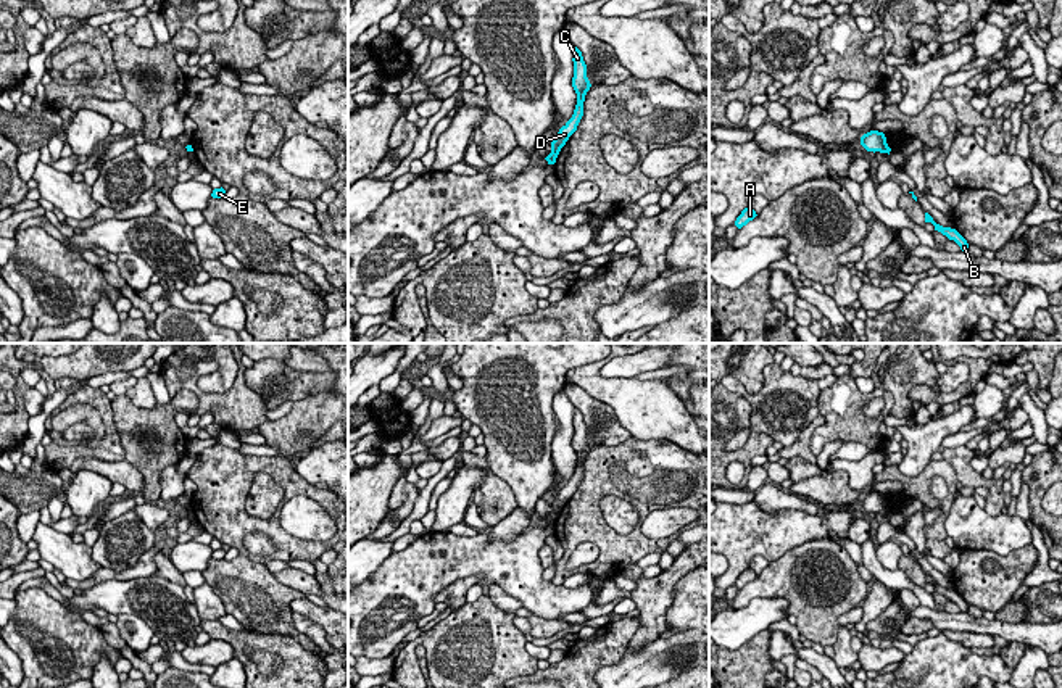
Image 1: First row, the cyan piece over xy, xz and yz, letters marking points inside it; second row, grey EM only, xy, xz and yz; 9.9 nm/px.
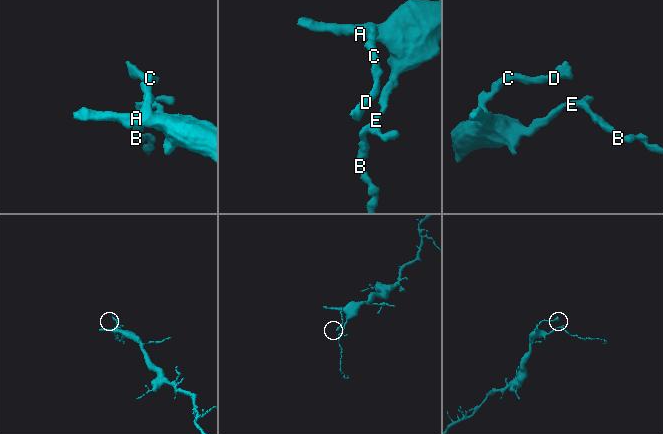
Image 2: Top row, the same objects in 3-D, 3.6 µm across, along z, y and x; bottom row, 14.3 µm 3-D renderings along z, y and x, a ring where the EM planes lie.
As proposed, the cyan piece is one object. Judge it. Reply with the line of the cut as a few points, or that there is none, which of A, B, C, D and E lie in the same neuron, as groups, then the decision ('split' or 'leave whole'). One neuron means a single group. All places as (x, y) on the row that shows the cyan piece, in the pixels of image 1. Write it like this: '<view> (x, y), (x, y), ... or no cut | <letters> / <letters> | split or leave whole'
no cut | A B C D E | leave whole

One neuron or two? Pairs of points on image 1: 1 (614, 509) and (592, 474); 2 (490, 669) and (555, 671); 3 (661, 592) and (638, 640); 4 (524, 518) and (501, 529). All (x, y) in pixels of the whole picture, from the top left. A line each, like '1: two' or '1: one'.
1: two
2: two
3: one
4: one

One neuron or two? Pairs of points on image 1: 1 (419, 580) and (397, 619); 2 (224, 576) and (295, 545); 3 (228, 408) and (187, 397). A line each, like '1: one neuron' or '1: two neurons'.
1: one neuron
2: two neurons
3: two neurons

